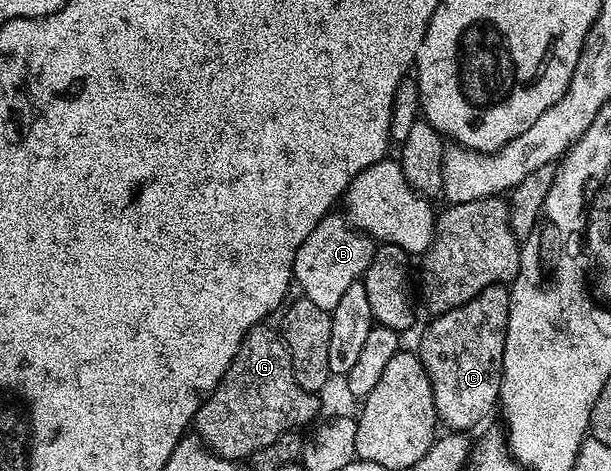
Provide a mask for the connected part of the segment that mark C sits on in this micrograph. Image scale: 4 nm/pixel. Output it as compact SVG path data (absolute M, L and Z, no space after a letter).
M505 285L489 286L484 288L484 292L480 292L472 300L468 300L468 304L464 304L460 308L452 308L448 312L437 315L433 319L434 323L426 330L426 335L422 338L422 343L416 347L416 353L422 359L424 368L428 372L428 378L432 384L432 392L434 396L434 403L436 404L436 412L438 413L438 421L444 427L449 428L454 432L470 432L473 426L478 426L490 413L495 413L496 407L500 402L500 395L502 392L502 361L504 360L504 344L506 343L506 336L508 334L508 316L510 315L510 292Z

